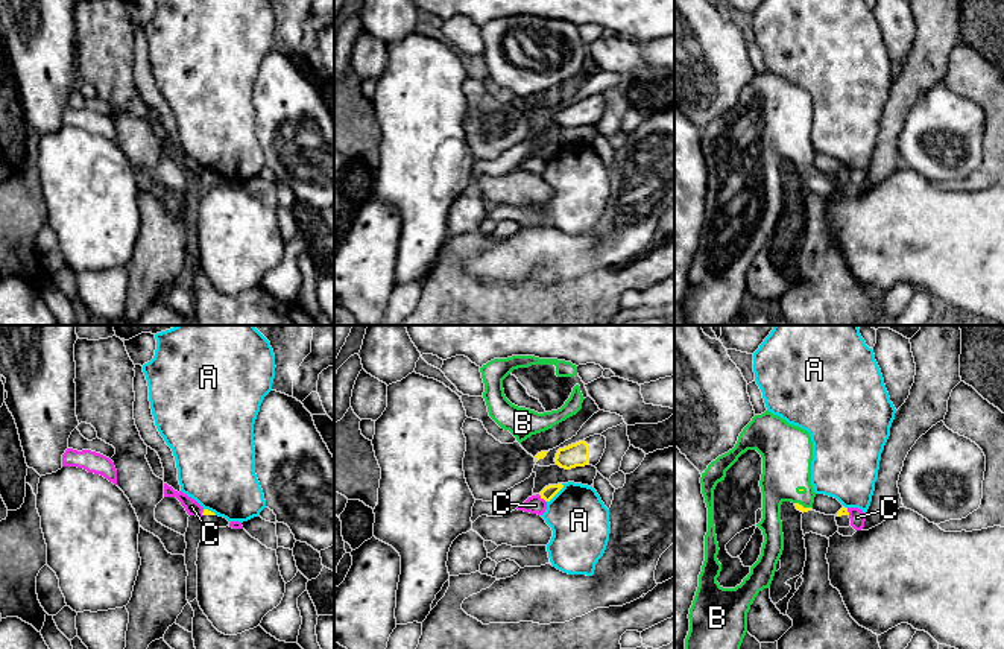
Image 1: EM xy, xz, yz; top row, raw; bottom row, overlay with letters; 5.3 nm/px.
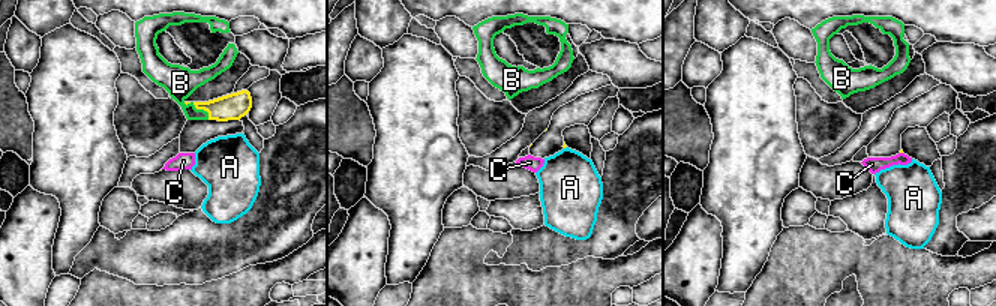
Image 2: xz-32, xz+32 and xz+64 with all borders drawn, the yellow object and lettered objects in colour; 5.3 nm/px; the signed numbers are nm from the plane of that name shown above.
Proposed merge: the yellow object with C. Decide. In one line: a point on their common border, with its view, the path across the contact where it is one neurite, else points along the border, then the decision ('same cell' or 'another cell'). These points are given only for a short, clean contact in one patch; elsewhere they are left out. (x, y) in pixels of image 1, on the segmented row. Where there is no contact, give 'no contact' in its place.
contact xz (543, 497); border xz (538, 494), (546, 502); another cell

